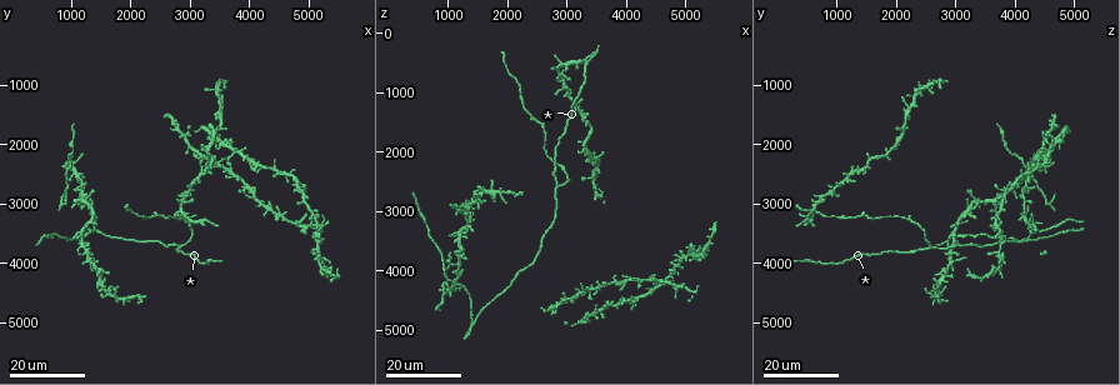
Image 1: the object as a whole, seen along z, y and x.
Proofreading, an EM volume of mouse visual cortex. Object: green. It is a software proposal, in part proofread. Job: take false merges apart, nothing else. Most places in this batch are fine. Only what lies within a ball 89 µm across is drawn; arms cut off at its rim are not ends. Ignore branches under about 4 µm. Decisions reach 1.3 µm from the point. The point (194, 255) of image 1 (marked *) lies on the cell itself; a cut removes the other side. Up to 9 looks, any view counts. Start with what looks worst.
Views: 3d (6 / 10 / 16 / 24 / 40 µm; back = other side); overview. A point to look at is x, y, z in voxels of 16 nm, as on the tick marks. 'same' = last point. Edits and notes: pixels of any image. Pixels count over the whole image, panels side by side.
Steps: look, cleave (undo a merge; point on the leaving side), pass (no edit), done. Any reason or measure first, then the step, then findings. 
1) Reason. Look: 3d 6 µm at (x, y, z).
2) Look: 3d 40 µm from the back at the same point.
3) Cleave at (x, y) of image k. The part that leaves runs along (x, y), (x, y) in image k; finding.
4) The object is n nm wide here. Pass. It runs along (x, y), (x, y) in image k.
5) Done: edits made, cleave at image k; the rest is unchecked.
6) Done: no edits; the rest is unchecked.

Two arms in line, one across. Look: 3d 24 µm at (3700, 2100, 4650).

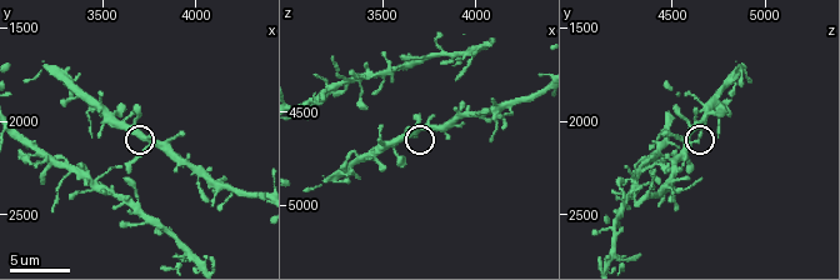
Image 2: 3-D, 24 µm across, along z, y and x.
Zoom in. Look: 3d 6 µm at (3680, 2060, 4620).

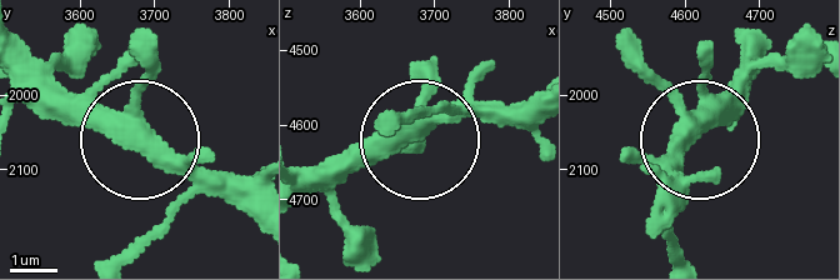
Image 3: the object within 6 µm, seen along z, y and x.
The object is 370 nm wide here. Pass. One cell here.

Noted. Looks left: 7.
Three-way junction. Look: 3d 24 µm at (2800, 3700, 2550).

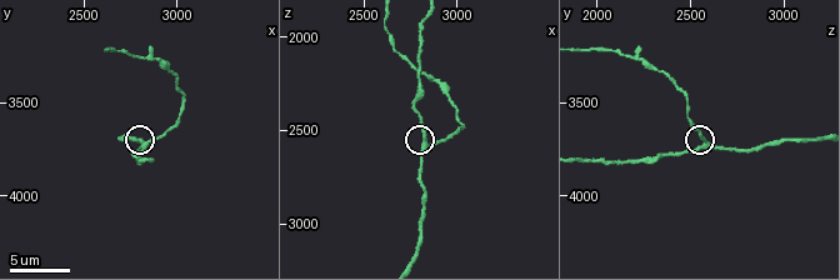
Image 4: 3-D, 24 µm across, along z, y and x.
Closer look. Look: 3d 6 µm at (2860, 3720, 2580).

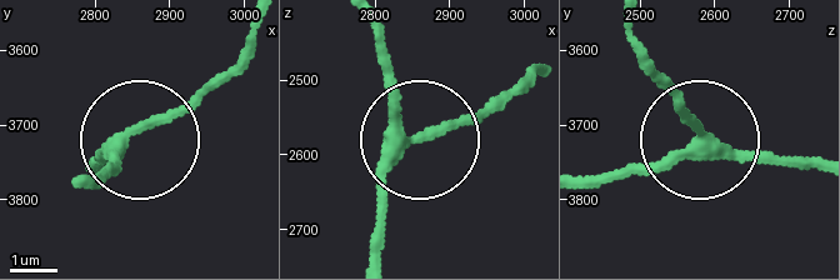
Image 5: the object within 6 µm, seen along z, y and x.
3 arms meet here. Pass. It runs along (589, 173), (660, 160), (693, 140), (689, 113), (653, 69) in image 5; one cell here.

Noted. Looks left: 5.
Look: 3d 16 µm at (550, 3550, 3150).

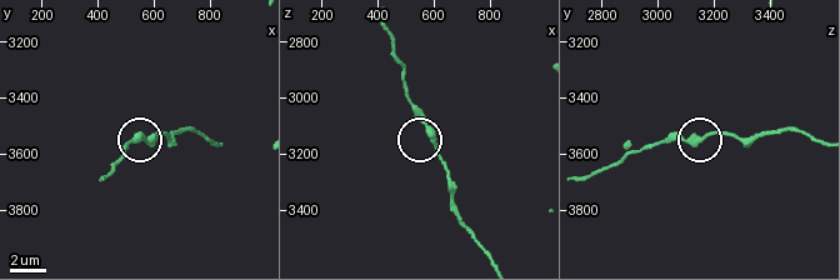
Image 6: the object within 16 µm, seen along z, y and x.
Closer look. Look: 3d 6 µm at (600, 3570, 3130).

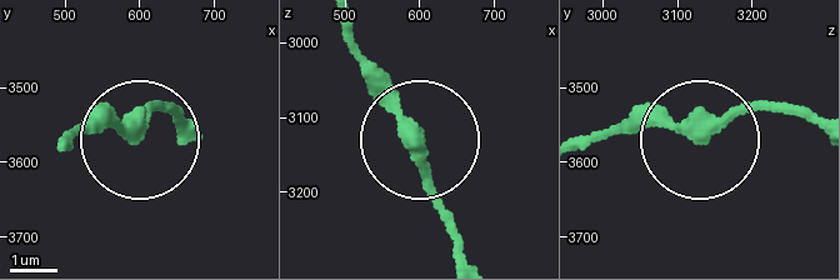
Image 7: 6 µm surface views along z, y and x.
The object is 310 nm wide here. Pass. All the same cell.

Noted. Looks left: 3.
Two arms in line, one across. Look: 3d 16 µm at (1150, 3600, 3000).

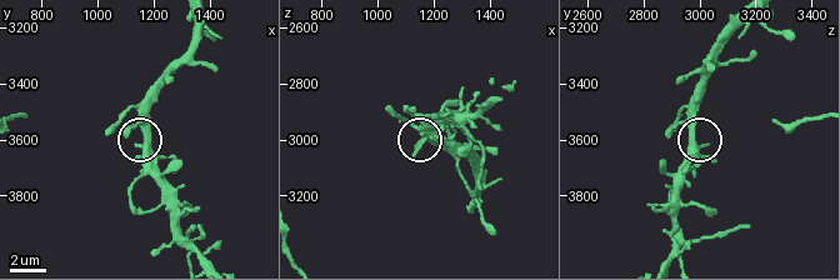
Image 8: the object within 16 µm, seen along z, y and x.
Closer look. Look: 3d 10 µm at (1170, 3560, 2970).

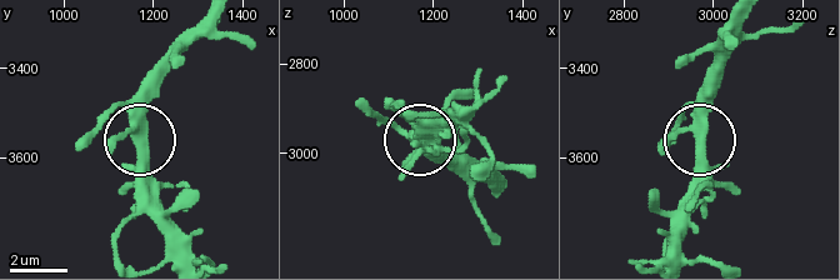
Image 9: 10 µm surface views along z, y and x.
3 arms meet here. Pass. Continuous, no second cell.

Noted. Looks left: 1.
Done: no edits; the rest is unchecked.

